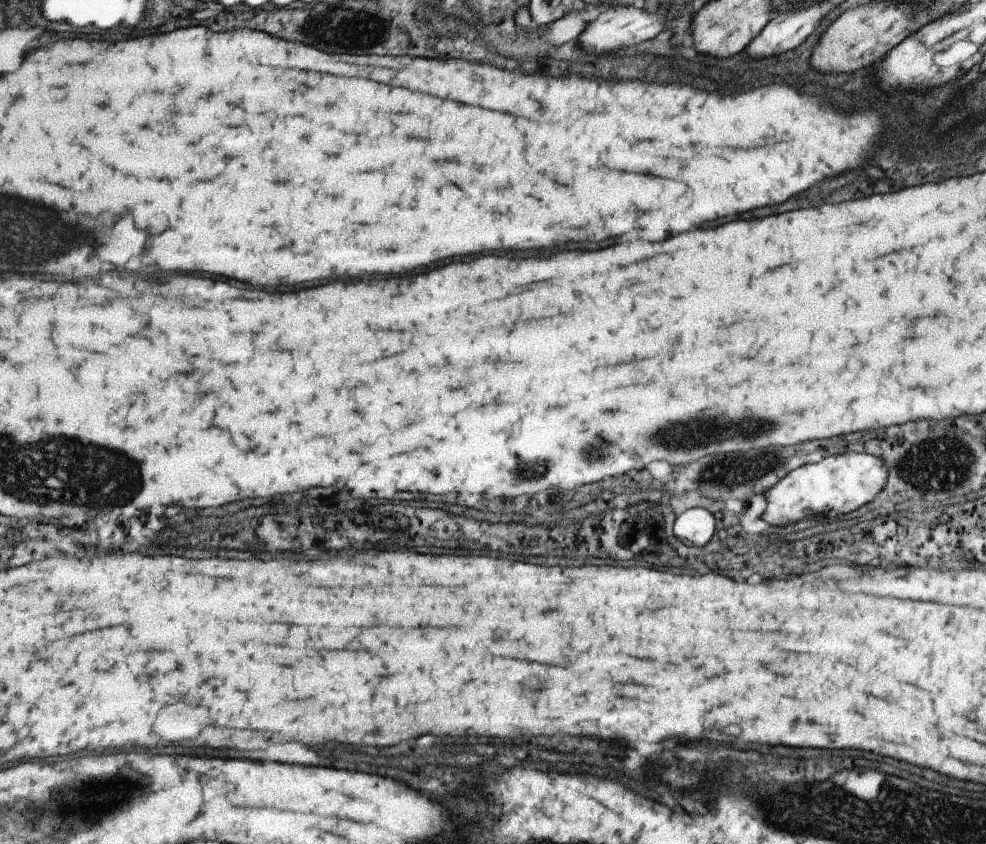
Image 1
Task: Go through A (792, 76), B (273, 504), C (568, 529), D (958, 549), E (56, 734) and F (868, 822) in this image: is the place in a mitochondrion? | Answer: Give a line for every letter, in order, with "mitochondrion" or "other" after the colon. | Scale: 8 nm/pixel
A: other
B: other
C: other
D: other
E: other
F: mitochondrion

